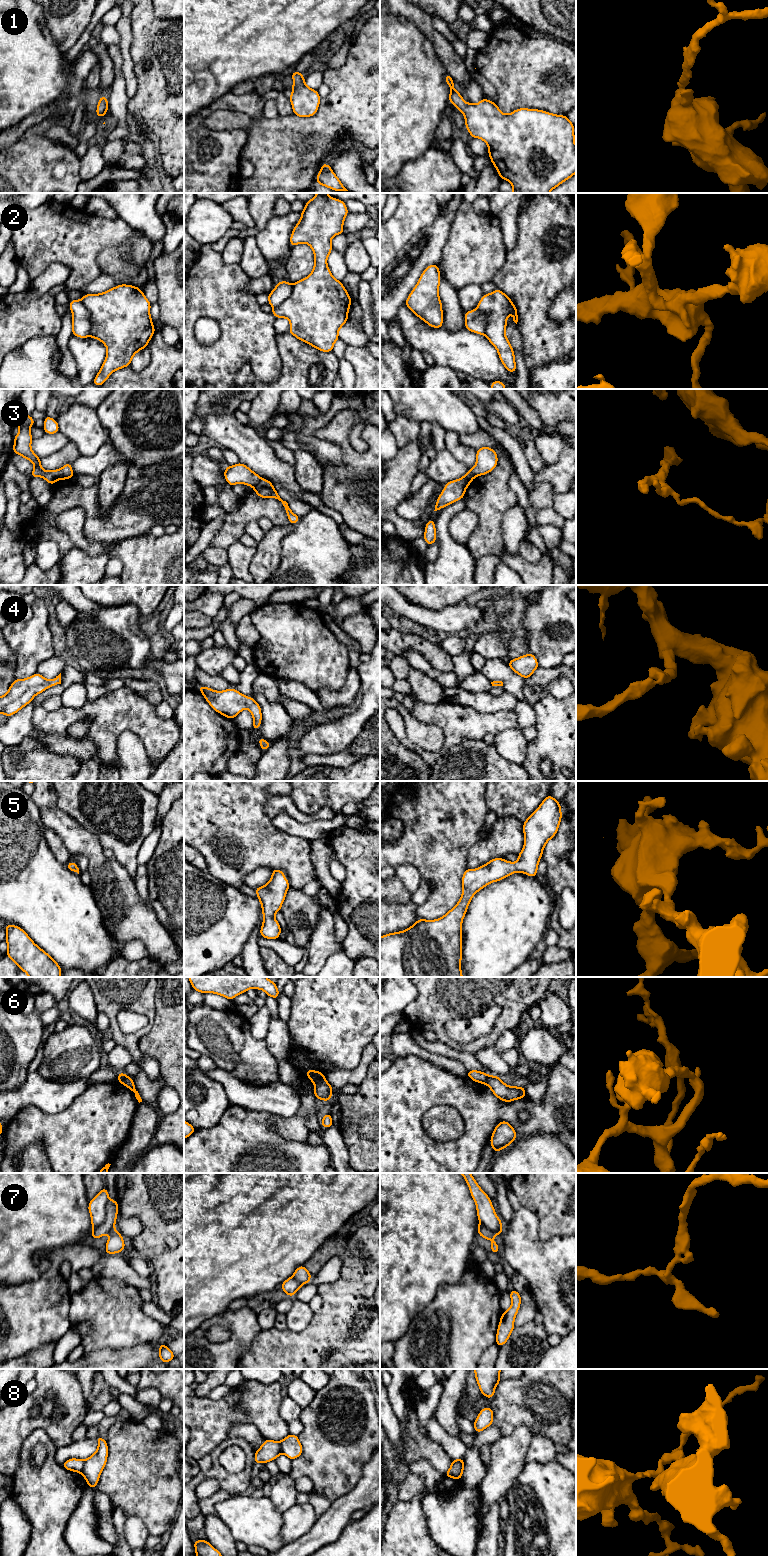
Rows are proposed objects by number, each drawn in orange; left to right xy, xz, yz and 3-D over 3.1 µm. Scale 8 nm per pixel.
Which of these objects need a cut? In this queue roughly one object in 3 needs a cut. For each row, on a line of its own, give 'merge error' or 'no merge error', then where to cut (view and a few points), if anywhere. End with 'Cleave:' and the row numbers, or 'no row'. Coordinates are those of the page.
1: no merge error; no cut
2: no merge error; no cut
3: merge error; cut in xz along (260, 478), (253, 487)
4: no merge error; no cut
5: no merge error; no cut
6: merge error; cut in xz along (325, 1080), (315, 1085)
7: merge error; cut in xy along (109, 1199), (106, 1204), (105, 1219), (92, 1230)
8: merge error; cut in xy along (84, 1460), (84, 1466), (80, 1472)
Cleave: 3, 6, 7, 8

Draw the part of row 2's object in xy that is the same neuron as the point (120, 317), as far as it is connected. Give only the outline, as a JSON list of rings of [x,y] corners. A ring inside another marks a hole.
[[[121,284],[104,293],[86,294],[81,300],[70,300],[69,305],[73,315],[72,334],[79,338],[93,337],[106,346],[106,358],[92,382],[96,386],[102,386],[114,371],[130,366],[133,356],[148,347],[156,331],[150,316],[151,303],[133,285]]]

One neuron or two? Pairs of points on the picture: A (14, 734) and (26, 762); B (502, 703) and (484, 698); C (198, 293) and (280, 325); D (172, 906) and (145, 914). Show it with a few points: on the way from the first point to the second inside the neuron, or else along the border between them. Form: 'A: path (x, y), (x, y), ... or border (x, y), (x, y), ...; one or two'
A: border (41, 744), (36, 740), (23, 739), (10, 746); two
B: path (498, 703), (488, 702); one
C: border (275, 317), (274, 330), (277, 333); two
D: border (148, 903), (159, 922), (167, 931); two

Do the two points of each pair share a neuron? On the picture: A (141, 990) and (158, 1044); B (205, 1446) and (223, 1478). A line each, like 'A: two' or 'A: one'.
A: two
B: two

